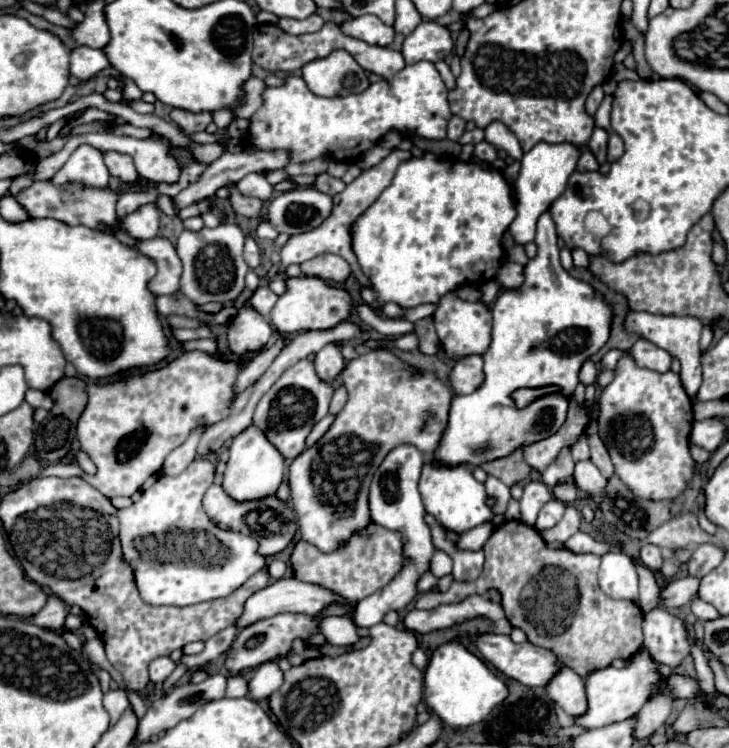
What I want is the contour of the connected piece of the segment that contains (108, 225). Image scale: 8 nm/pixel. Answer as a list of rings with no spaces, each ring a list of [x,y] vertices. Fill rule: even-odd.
[[[52,180],[32,182],[32,186],[24,188],[16,196],[16,200],[28,212],[30,218],[54,218],[70,226],[82,224],[82,226],[88,226],[106,234],[116,234],[120,230],[122,218],[116,214],[118,198],[120,194],[112,186],[106,186],[104,190],[94,188],[94,186],[84,186],[82,182],[68,182],[64,186],[56,186]]]

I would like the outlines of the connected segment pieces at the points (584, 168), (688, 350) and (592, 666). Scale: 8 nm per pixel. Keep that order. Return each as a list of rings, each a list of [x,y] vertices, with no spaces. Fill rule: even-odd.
[[[584,150],[580,160],[578,160],[578,172],[588,172],[588,170],[598,170],[598,162],[590,150]]]
[[[628,312],[626,320],[624,320],[624,328],[626,328],[626,332],[646,338],[652,344],[670,352],[670,356],[678,358],[682,364],[680,378],[682,378],[686,394],[692,398],[698,392],[698,384],[702,382],[702,364],[700,364],[700,352],[698,352],[702,324],[698,318],[688,318],[688,316],[678,318],[678,316],[656,316],[656,314],[648,314],[648,312]]]
[[[510,520],[494,528],[484,546],[484,556],[484,570],[474,582],[454,580],[446,592],[430,590],[418,594],[414,606],[418,610],[432,610],[440,604],[462,602],[470,594],[478,594],[478,588],[496,588],[502,596],[502,608],[508,622],[514,628],[524,630],[528,642],[534,646],[552,650],[582,678],[594,670],[610,666],[616,658],[632,658],[632,654],[640,650],[644,640],[644,614],[632,600],[614,600],[600,590],[596,580],[600,558],[596,558],[596,554],[574,554],[566,548],[550,550],[540,532],[536,532],[532,526]]]

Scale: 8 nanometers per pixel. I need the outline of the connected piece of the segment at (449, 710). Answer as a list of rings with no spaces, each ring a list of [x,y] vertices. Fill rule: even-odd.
[[[446,642],[432,652],[424,672],[424,700],[446,726],[472,726],[484,720],[506,696],[506,684],[460,642]]]

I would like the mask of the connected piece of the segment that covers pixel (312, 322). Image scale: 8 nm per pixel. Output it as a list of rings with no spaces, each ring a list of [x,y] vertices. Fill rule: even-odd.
[[[312,276],[286,278],[286,292],[278,298],[276,306],[272,308],[270,322],[282,334],[296,334],[306,330],[328,330],[348,320],[352,316],[354,306],[356,304],[350,292],[344,290],[342,286],[332,286],[322,278],[312,278]]]

